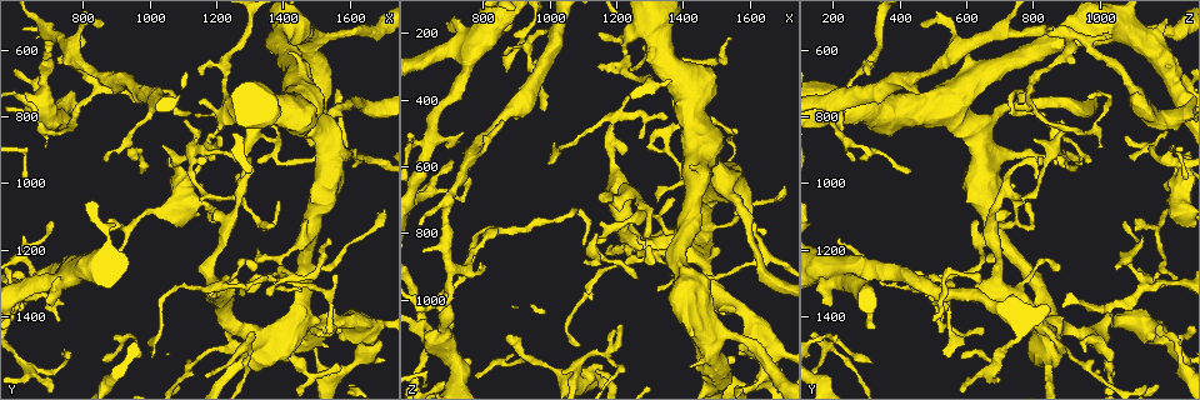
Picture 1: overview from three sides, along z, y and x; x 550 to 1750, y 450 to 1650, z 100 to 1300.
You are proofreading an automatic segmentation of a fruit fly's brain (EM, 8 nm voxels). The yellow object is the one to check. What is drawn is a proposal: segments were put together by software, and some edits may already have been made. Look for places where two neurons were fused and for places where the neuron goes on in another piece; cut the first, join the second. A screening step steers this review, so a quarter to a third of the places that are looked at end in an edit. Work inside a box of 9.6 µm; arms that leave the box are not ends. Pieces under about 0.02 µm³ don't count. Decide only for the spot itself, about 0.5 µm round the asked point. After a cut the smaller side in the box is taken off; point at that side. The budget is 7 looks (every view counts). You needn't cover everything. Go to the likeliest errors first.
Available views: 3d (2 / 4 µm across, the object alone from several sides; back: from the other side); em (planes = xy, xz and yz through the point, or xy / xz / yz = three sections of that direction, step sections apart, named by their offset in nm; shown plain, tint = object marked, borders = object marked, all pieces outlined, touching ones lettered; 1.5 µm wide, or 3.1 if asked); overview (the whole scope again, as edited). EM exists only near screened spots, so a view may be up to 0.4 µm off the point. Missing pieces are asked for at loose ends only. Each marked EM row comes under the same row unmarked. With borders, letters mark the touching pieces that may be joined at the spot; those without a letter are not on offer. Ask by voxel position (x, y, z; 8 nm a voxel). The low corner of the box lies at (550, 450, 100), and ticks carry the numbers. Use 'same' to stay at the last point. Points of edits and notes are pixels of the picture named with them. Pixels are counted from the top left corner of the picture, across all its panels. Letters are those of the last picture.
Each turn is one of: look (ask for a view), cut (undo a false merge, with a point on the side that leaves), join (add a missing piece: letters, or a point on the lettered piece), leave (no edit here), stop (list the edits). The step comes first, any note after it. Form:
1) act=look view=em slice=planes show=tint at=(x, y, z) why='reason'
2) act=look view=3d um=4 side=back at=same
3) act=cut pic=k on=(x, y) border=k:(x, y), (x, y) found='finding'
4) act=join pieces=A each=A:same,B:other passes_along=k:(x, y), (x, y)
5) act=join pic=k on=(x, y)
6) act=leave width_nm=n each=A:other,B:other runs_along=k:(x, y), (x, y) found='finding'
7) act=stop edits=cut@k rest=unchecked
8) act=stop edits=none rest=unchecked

act=look view=3d um=2 at=(650, 1320, 520) why='branch point'

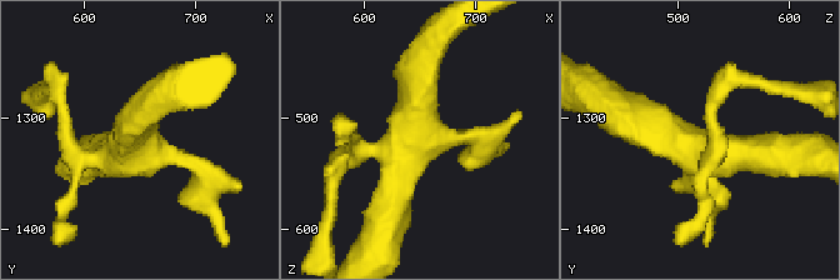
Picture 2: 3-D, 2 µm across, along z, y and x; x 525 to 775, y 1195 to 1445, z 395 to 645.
act=look view=em slice=yz step=4 show=tint at=(642, 1330, 516)

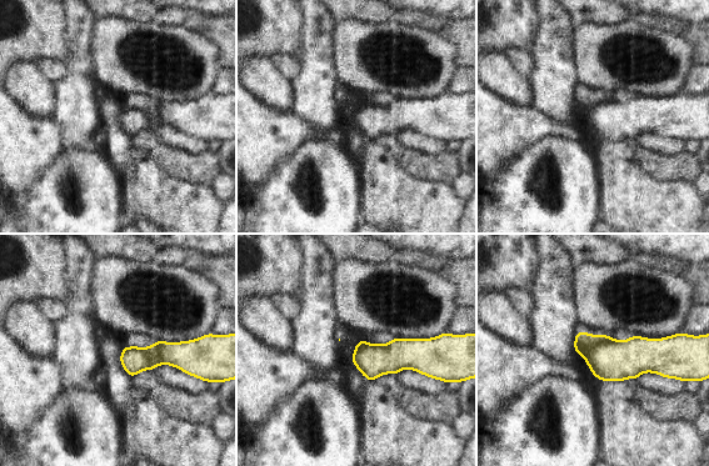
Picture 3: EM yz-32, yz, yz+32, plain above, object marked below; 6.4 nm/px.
act=look view=em slice=xz step=8 show=borders at=same why='cut it another way'

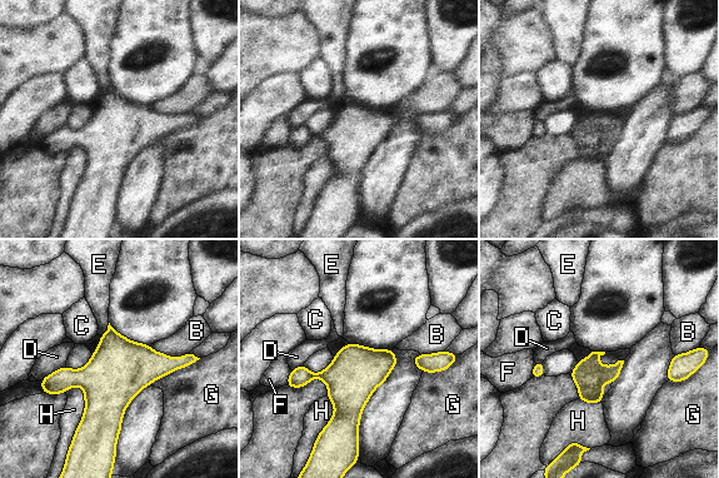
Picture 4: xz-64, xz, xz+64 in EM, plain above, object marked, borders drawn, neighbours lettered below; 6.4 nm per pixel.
act=leave each=B:other,C:other,D:other,E:other,F:other,G:other,H:other border=4:(200, 358), (150, 383) found='one neuron here'

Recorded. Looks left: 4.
act=look view=3d um=2 at=(1100, 810, 880) why='branch stops here'

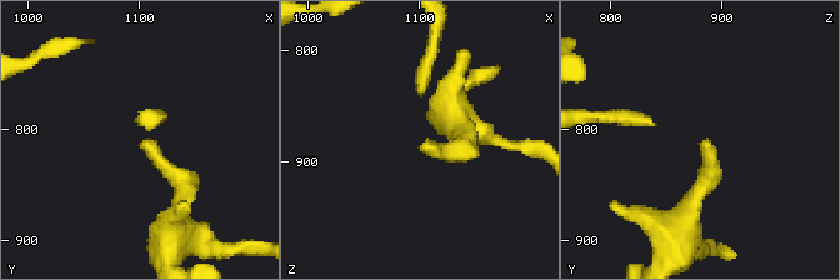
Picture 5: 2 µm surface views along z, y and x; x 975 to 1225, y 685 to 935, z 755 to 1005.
act=look view=em slice=planes show=borders at=(1100, 814, 888)

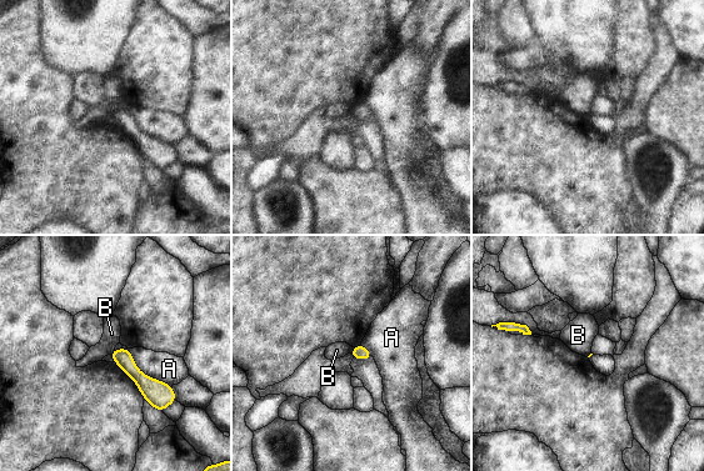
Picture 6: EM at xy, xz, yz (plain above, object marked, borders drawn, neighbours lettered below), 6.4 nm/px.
act=leave each=A:other,B:other found='no lettered piece goes on from it'

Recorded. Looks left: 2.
act=look view=3d um=2 at=(1400, 1230, 650)

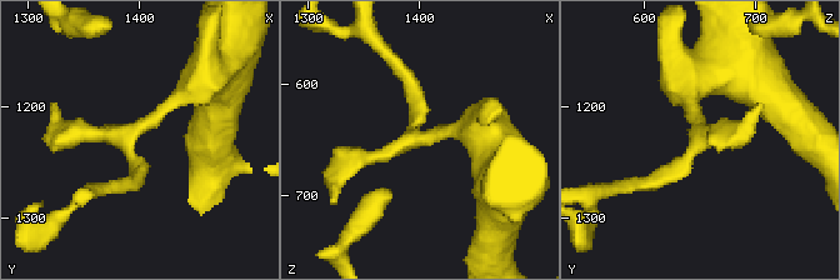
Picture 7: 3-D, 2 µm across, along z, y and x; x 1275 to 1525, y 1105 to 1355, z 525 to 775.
act=look view=em slice=planes show=borders at=(1396, 1218, 648)

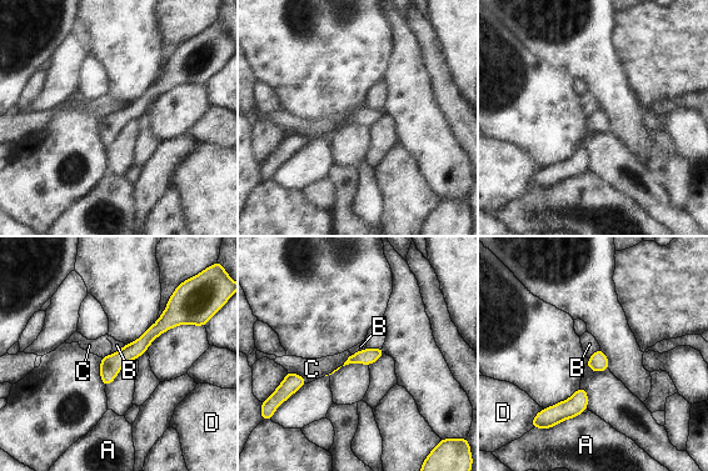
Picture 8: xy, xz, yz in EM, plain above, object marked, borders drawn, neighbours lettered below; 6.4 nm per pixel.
act=leave longest_contact=A:240nm each=A:other,B:other,C:other,D:other border=8:(365, 347), (350, 354) found='continuous, no second neuron'

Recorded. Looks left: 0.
act=stop edits=none rest=unchecked

